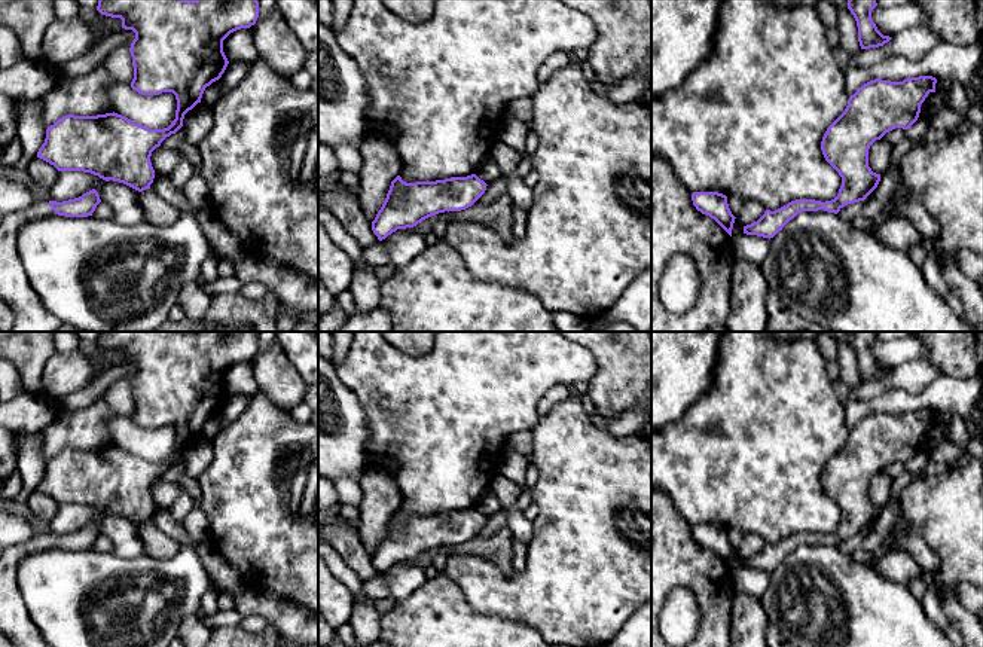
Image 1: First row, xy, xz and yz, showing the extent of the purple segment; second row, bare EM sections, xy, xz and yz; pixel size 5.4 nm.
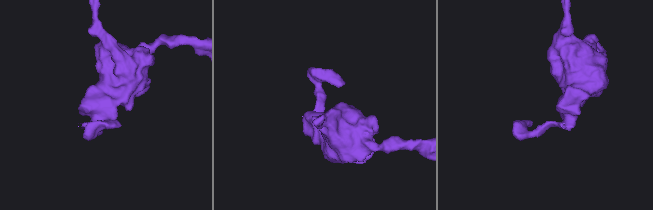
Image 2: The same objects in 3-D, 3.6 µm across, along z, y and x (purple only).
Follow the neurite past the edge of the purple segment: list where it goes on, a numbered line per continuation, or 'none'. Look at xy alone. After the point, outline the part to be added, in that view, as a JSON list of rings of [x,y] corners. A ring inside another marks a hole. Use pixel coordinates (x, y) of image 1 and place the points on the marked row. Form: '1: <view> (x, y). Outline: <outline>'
1: xy (30, 314). Outline: [[[42,201],[0,222],[0,299],[9,305],[15,317],[9,332],[57,332],[62,324],[31,287],[18,253],[19,229],[28,220],[51,214],[55,211],[49,201]]]

